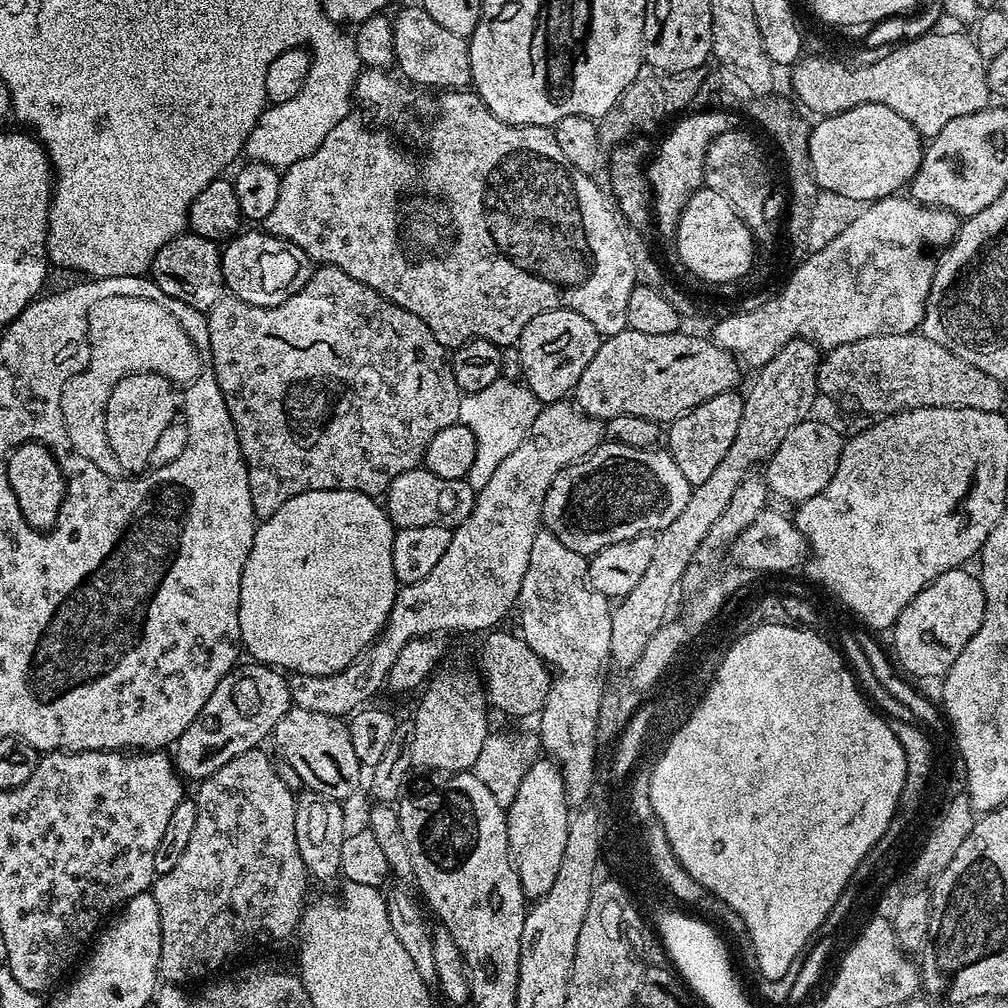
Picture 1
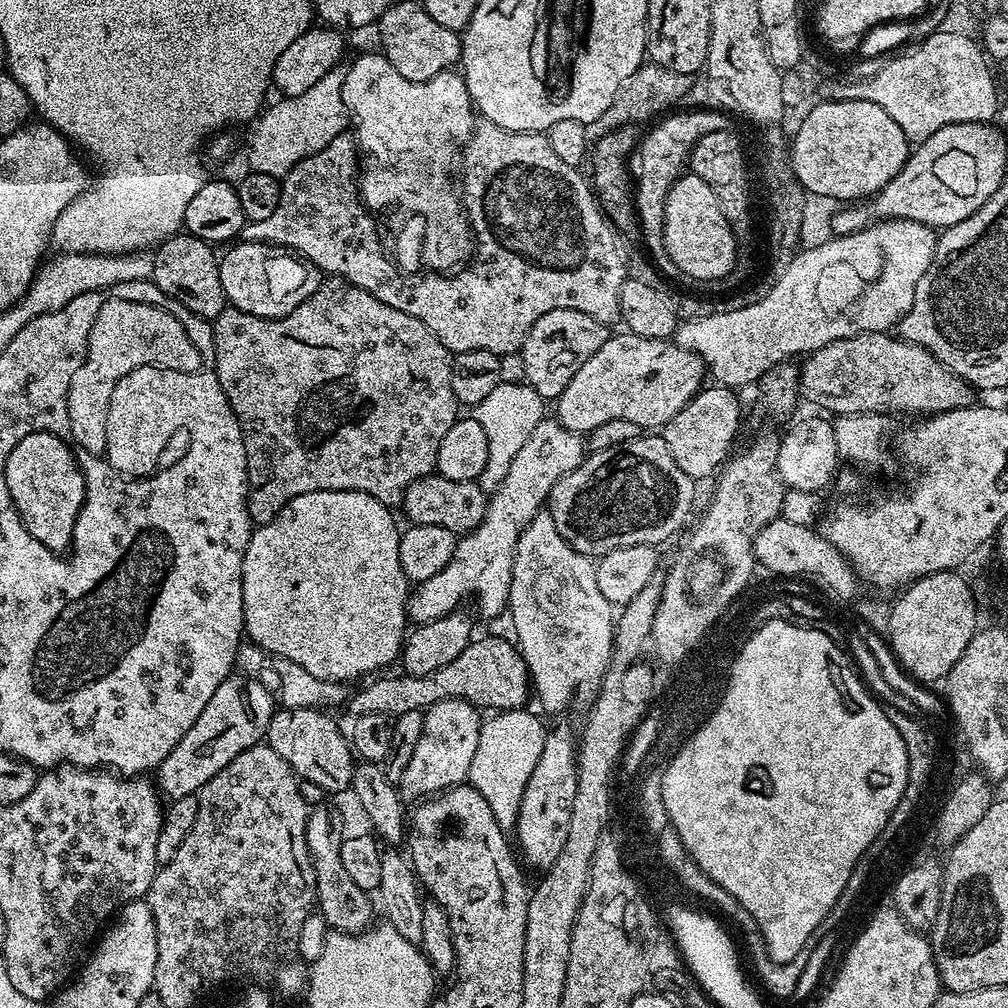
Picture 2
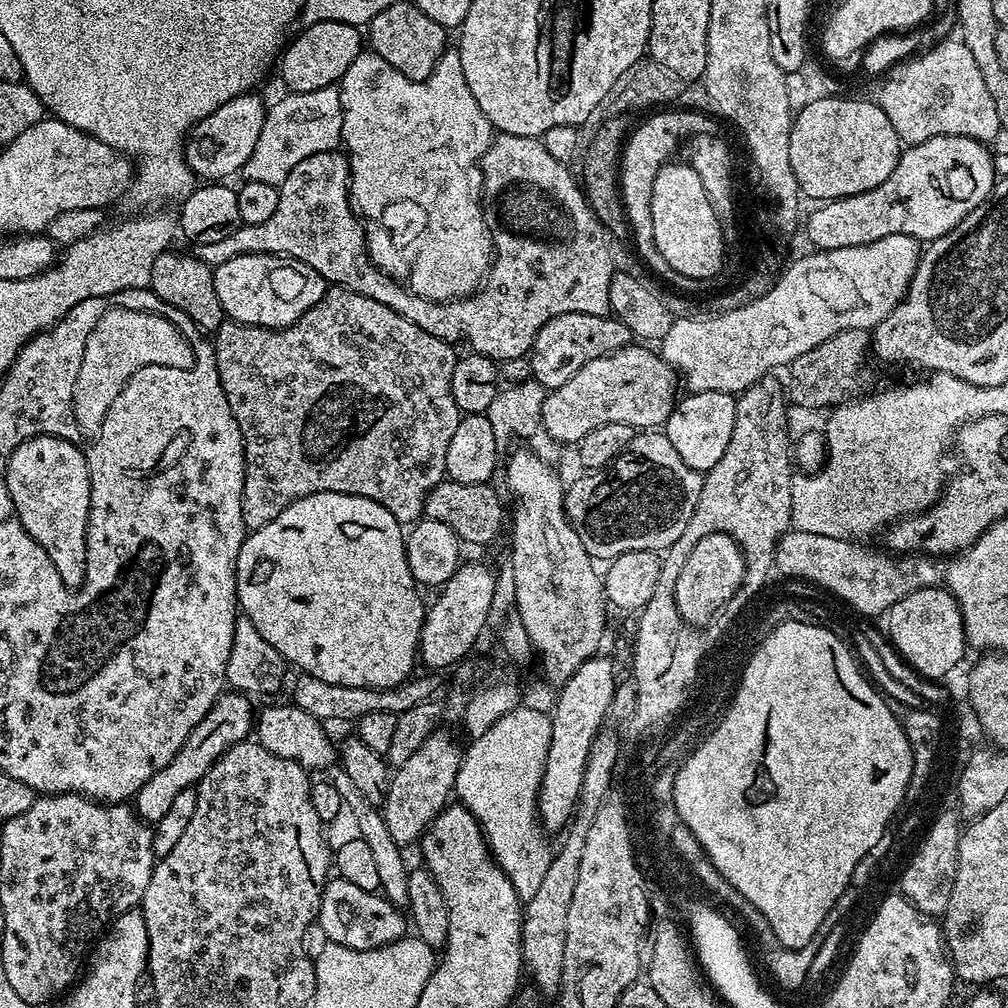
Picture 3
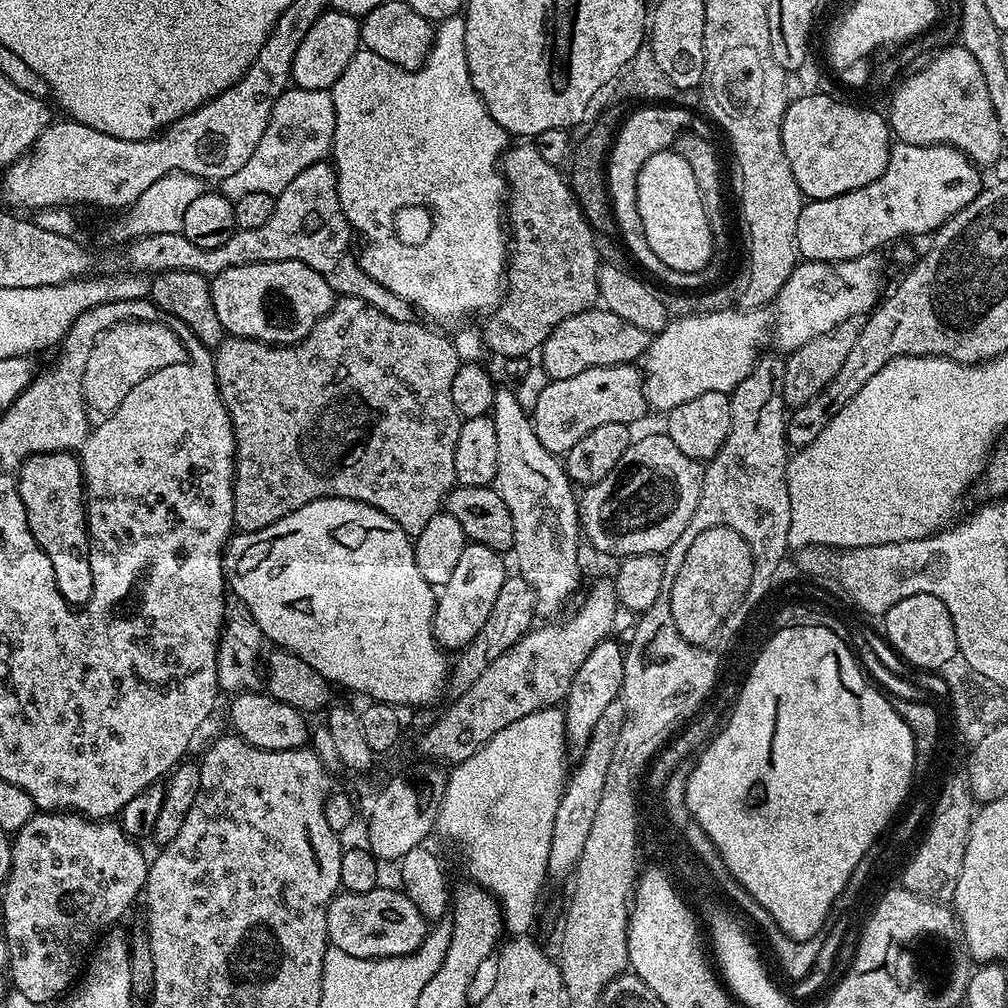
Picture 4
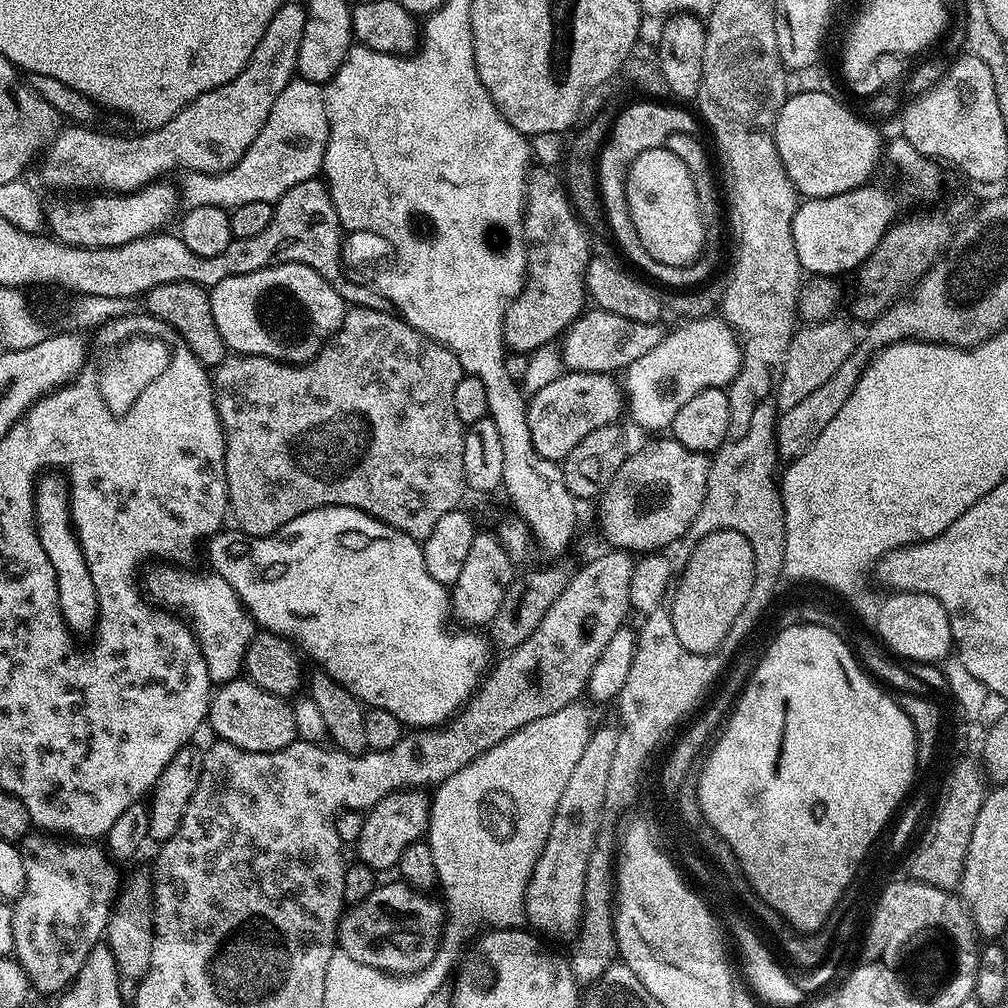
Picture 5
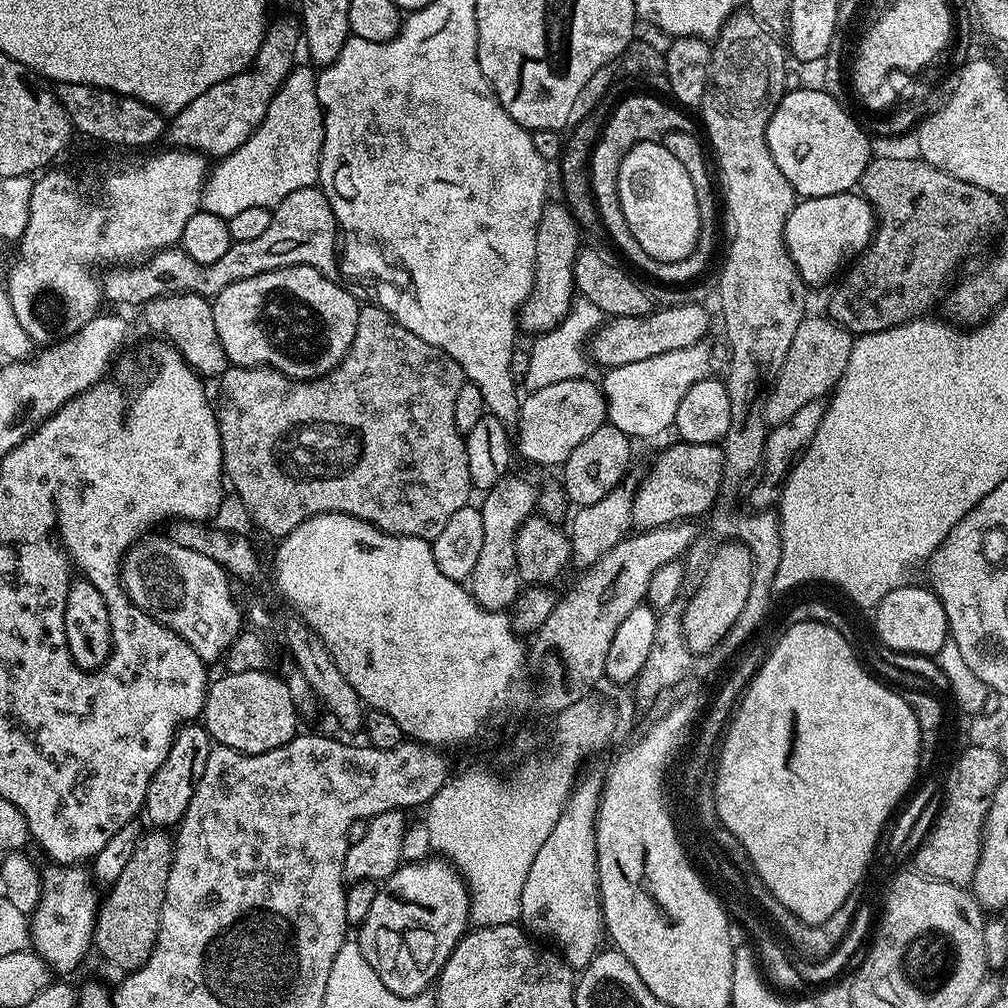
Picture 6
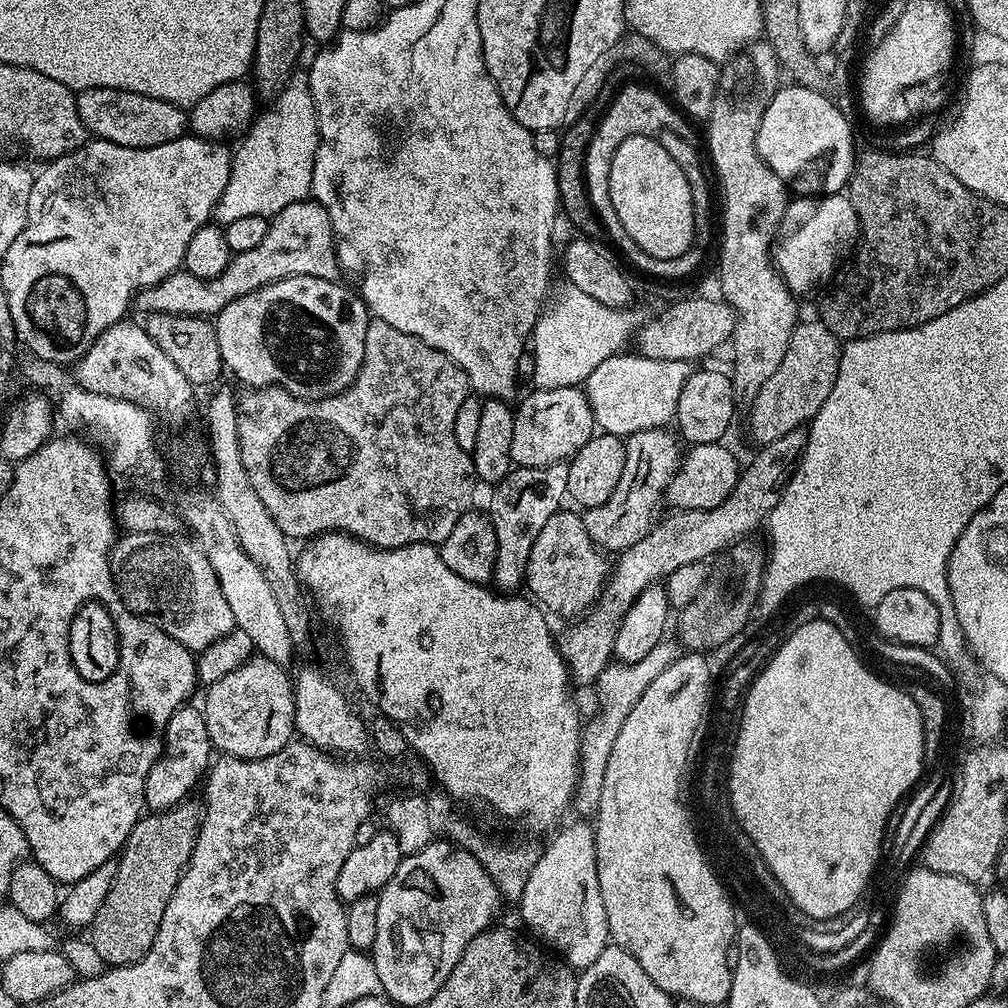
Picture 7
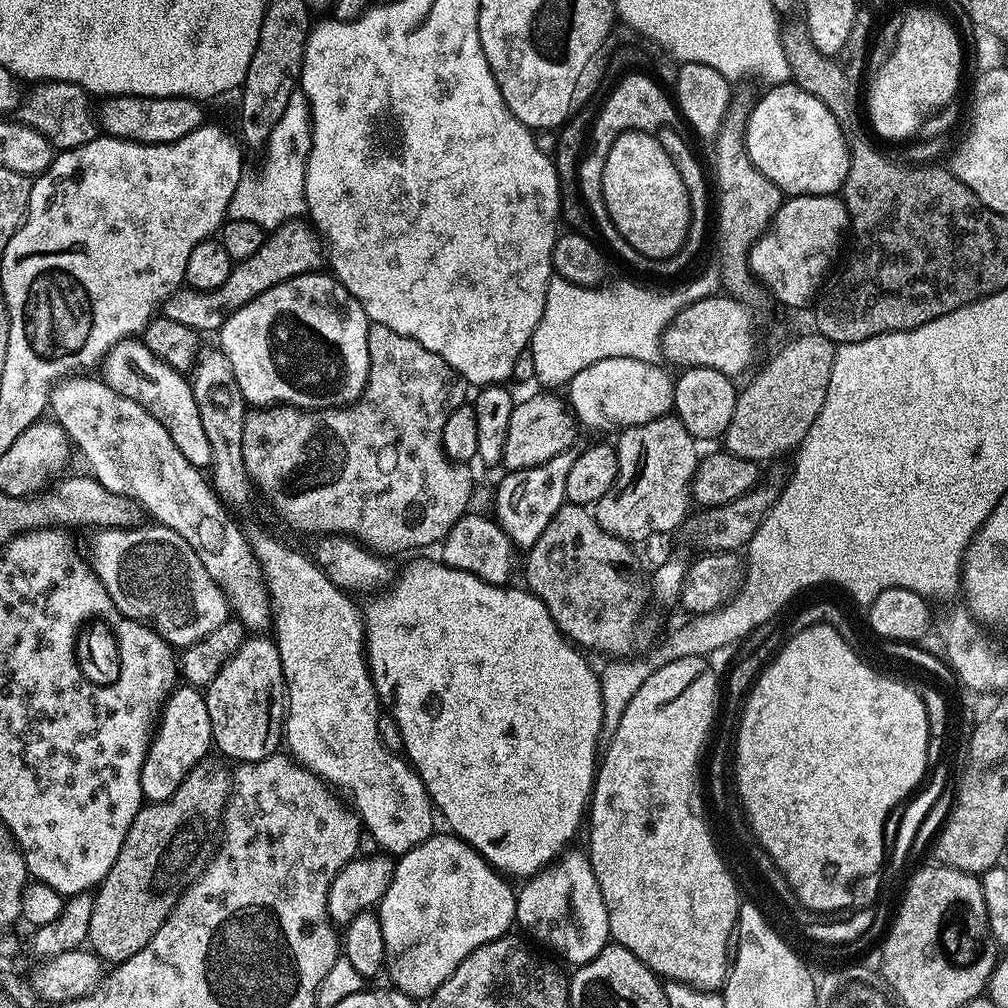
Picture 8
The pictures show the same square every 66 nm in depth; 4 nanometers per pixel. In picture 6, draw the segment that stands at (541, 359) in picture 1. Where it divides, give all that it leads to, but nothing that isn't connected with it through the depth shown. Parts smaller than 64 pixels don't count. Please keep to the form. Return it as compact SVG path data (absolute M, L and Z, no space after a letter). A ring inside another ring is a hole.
M676 304L673 308L659 308L646 316L611 317L594 337L590 348L591 359L593 356L604 370L630 366L630 362L642 362L642 358L670 354L670 350L686 350L686 346L694 346L705 339L704 335L708 332L708 312L702 305Z

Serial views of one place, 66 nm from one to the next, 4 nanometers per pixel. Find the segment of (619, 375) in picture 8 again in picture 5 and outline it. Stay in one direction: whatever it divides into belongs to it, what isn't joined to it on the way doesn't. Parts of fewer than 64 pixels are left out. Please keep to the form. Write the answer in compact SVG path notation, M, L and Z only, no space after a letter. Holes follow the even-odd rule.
M715 315L703 318L692 318L681 328L676 328L673 332L669 331L654 350L647 354L642 354L638 362L634 362L630 367L623 369L622 387L626 397L626 412L640 428L652 432L648 434L660 434L663 430L671 429L674 422L674 414L694 398L694 394L702 394L702 390L707 388L727 389L732 383L732 379L738 374L740 369L740 346L736 339L736 334L732 327L726 323L723 318L717 318Z

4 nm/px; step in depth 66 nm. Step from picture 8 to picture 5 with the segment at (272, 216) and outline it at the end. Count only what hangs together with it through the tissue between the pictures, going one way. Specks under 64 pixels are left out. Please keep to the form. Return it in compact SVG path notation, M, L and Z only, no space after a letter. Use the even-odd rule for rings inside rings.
M293 78L278 94L278 102L270 109L270 118L266 118L266 126L250 142L246 154L230 170L225 172L184 172L184 181L178 184L178 196L185 209L198 206L218 206L229 210L243 206L246 202L275 202L290 190L290 186L298 186L298 182L317 179L324 167L324 155L328 145L328 119L326 118L326 102L321 85L303 78Z

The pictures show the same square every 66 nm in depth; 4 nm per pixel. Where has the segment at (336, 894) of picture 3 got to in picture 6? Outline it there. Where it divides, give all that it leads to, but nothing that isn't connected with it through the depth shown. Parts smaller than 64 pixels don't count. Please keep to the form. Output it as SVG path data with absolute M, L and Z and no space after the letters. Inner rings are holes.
M444 858L405 863L377 887L370 914L358 925L358 943L386 990L410 998L435 985L454 946L469 931L469 901L464 877Z

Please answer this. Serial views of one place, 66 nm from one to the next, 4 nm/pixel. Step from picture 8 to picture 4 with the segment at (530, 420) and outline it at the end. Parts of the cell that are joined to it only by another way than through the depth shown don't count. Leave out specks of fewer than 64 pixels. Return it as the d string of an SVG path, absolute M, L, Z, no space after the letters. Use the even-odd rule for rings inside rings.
M635 363L615 364L614 366L594 366L590 370L582 370L582 374L574 374L574 378L562 378L561 380L549 380L546 390L542 390L542 394L538 394L538 402L530 409L532 417L532 425L538 434L538 442L542 442L542 446L546 446L546 450L557 454L566 454L574 446L574 442L579 442L581 438L586 438L586 434L590 434L590 430L594 430L594 426L606 426L606 422L622 422L623 424L635 425L635 420L640 420L644 415L649 415L648 400L644 397L644 374L643 371Z

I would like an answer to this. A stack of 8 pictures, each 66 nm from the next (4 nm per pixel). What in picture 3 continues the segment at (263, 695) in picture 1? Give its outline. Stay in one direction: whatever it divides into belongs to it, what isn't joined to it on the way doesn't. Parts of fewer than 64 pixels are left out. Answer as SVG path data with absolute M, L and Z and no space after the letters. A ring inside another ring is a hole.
M234 690L221 693L206 717L190 732L182 750L174 758L170 758L167 766L158 770L158 774L154 774L150 782L146 782L136 791L134 811L145 824L155 826L165 816L166 810L170 810L174 798L178 798L182 790L195 787L222 753L251 735L254 728L254 711L252 712L251 704L251 699L243 693Z

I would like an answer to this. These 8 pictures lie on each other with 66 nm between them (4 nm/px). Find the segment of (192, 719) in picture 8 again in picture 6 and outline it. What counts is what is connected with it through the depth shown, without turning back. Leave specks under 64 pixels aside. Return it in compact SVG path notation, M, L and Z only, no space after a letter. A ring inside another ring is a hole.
M193 722L177 728L176 737L170 746L170 754L166 754L166 762L158 766L154 778L150 778L150 786L146 790L143 819L148 819L153 829L172 830L179 825L190 806L190 798L194 798L194 790L198 786L198 778L202 778L202 770L206 770L206 758L213 745L203 723Z

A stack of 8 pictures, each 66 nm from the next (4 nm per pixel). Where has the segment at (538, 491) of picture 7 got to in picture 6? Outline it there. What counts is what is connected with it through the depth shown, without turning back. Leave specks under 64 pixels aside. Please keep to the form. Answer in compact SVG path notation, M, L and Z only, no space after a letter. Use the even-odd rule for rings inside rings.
M515 474L504 476L483 496L484 504L479 505L482 514L482 551L472 571L470 591L486 610L502 612L511 609L522 591L516 536L520 533L520 525L537 511L538 500L536 504L535 486L526 477Z

